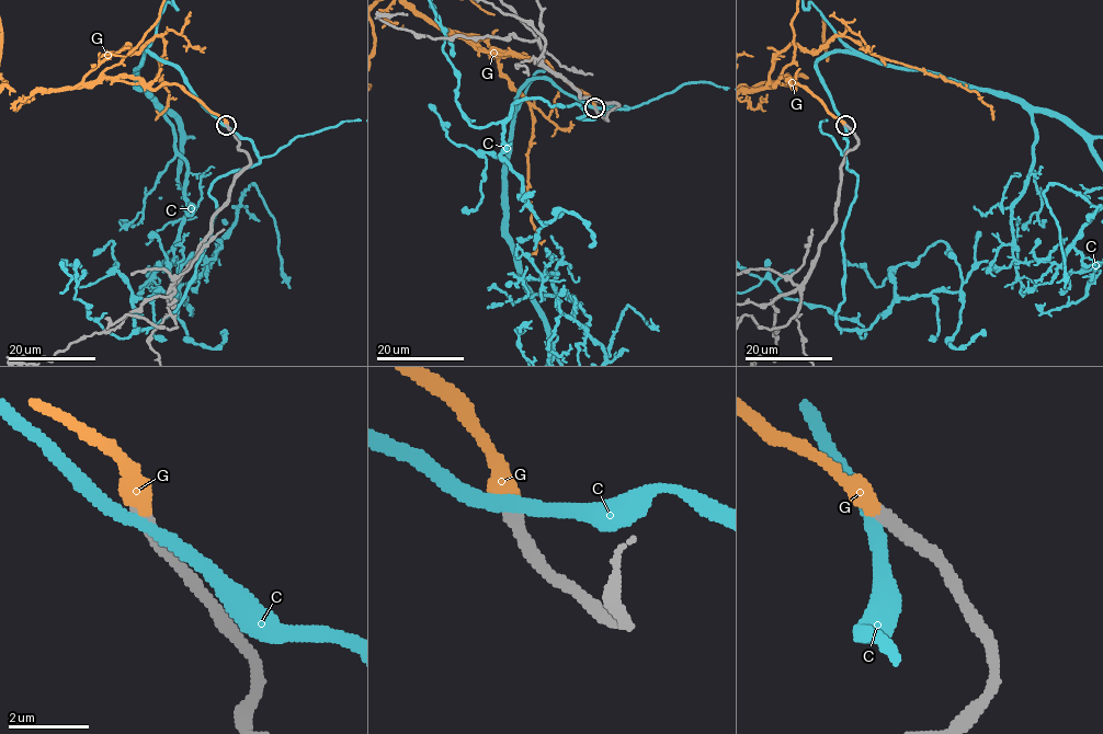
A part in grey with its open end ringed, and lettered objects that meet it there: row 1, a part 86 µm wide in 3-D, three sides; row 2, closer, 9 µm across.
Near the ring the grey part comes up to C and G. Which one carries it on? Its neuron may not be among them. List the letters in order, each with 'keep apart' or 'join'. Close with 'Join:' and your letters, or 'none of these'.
C: keep apart
G: join
Join: G

